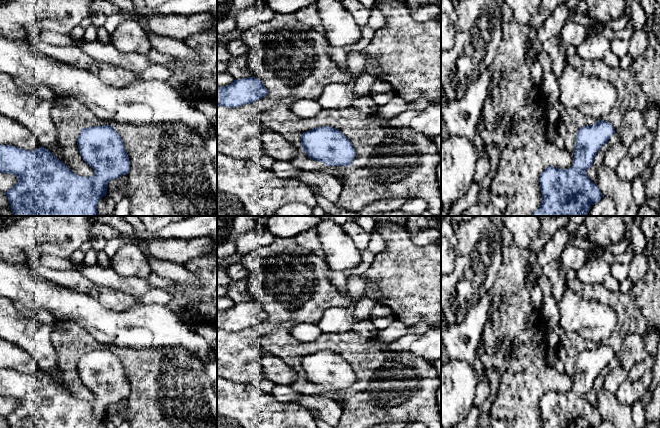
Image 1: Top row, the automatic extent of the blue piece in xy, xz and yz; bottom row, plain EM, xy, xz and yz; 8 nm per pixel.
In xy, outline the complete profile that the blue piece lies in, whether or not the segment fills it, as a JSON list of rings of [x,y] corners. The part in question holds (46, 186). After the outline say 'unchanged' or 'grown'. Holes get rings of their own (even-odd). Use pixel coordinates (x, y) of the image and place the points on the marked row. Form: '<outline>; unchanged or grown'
[[[112,125],[82,128],[77,144],[83,160],[89,164],[95,174],[91,177],[79,176],[44,147],[29,151],[12,145],[0,145],[0,173],[16,175],[18,181],[4,194],[9,200],[15,216],[97,216],[97,205],[107,194],[108,183],[129,174],[130,160],[123,140]]]; unchanged

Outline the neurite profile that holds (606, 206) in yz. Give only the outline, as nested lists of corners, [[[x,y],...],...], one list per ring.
[[[603,196],[591,207],[587,216],[616,216],[616,204],[610,197]]]

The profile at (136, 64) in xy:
[[[98,40],[85,41],[79,48],[95,61],[129,70],[137,79],[140,79],[143,71],[151,64],[147,55],[121,53],[111,42],[103,44]]]

